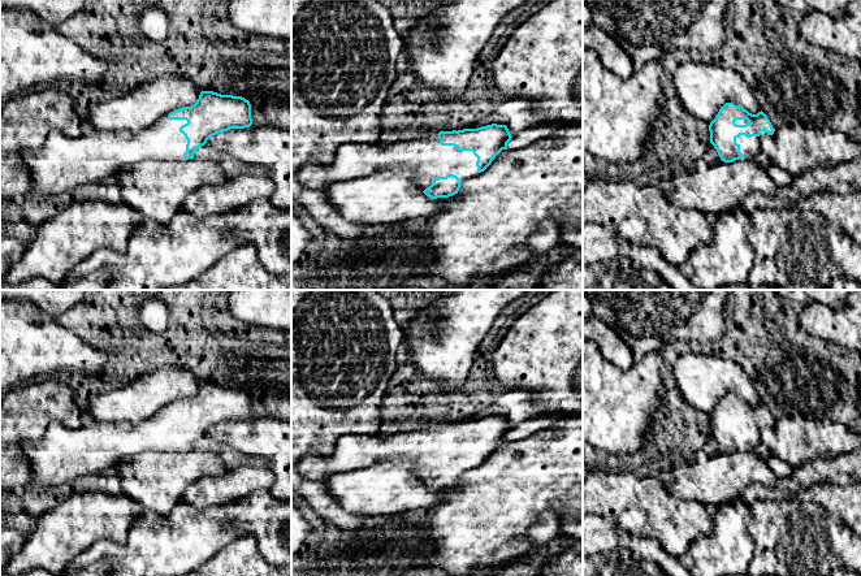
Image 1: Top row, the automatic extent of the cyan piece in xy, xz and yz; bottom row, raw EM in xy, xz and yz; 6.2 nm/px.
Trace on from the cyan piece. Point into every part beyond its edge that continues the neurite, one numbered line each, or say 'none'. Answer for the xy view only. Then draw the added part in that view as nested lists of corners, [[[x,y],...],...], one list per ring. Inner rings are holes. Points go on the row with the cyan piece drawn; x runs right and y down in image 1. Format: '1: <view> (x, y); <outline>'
1: xy (61, 164); [[[163,116],[139,130],[96,131],[83,125],[77,138],[52,130],[36,148],[22,148],[30,172],[27,196],[57,198],[79,186],[109,181],[122,168],[146,160],[185,161],[187,139],[179,131],[186,120]]]

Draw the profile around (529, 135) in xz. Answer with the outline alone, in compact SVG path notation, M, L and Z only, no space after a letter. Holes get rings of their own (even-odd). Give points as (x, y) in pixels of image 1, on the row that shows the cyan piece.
M542 122L540 125L535 125L514 135L511 140L507 143L507 150L512 152L524 148L540 139L549 138L559 127L572 124L574 122Z

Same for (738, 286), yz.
M745 282L745 283L728 285L715 290L787 290L787 289L782 286L769 286L769 285L750 286L748 282Z

